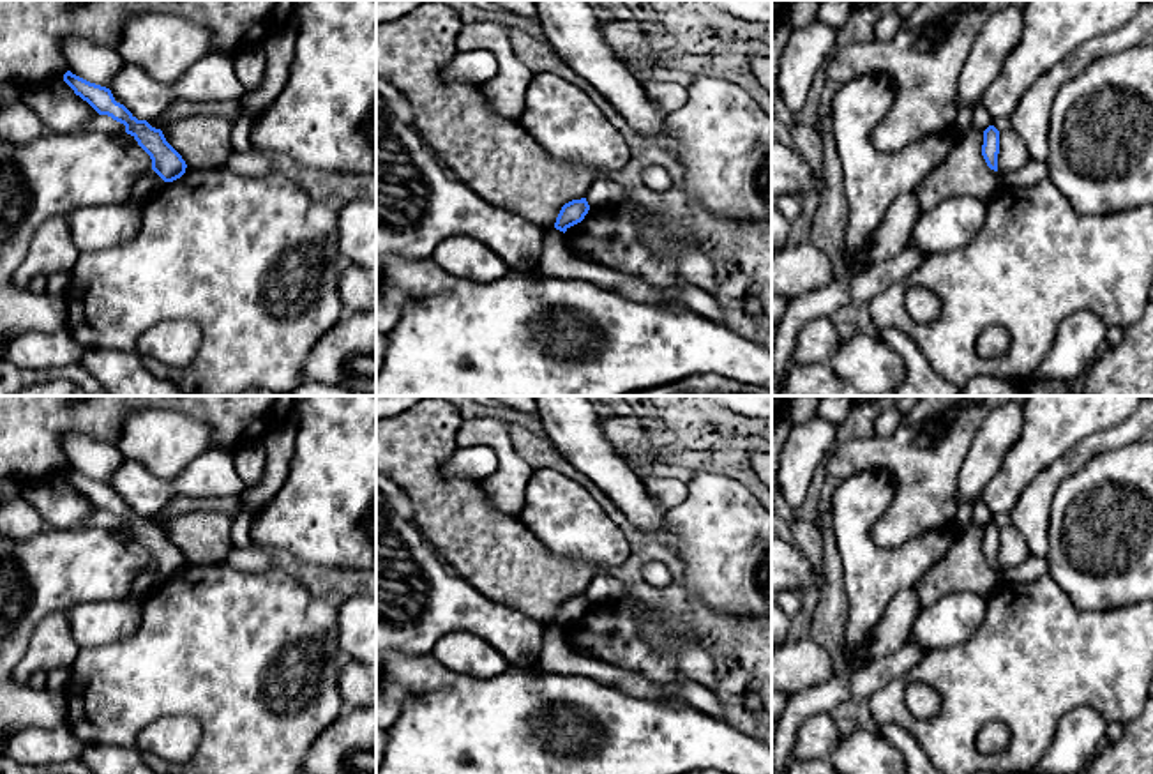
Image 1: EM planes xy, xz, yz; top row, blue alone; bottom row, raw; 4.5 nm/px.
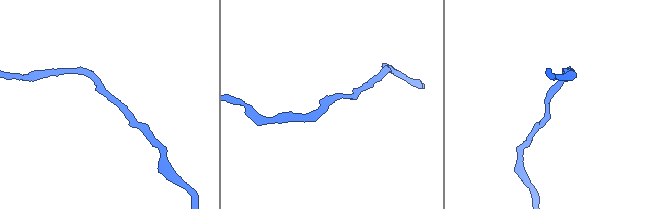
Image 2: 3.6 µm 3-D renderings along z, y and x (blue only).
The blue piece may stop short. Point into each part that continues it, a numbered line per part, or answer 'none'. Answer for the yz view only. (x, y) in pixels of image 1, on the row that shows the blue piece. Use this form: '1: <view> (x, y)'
none

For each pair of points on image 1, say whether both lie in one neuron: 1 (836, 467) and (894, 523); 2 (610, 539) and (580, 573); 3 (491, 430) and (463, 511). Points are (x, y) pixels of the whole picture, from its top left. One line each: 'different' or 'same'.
1: same
2: different
3: different

